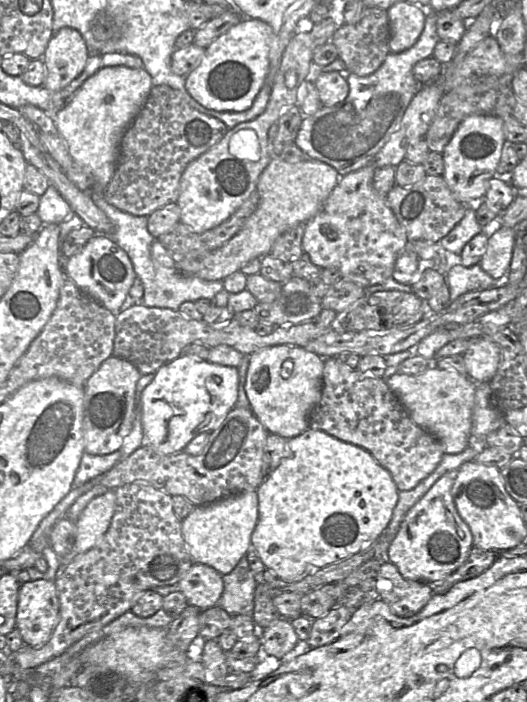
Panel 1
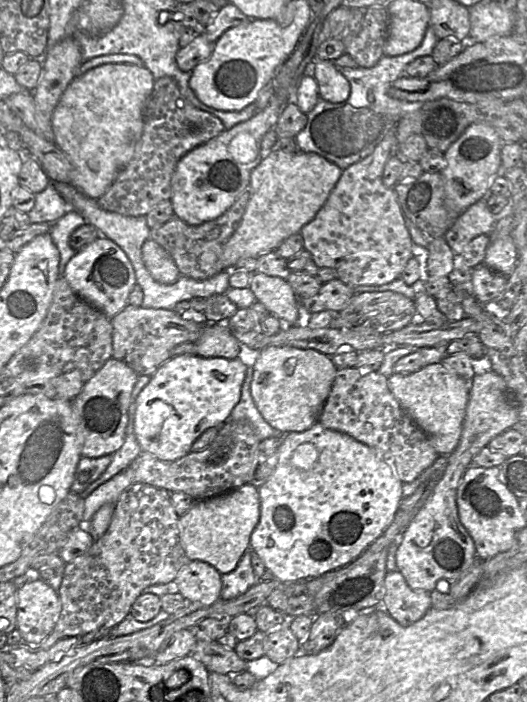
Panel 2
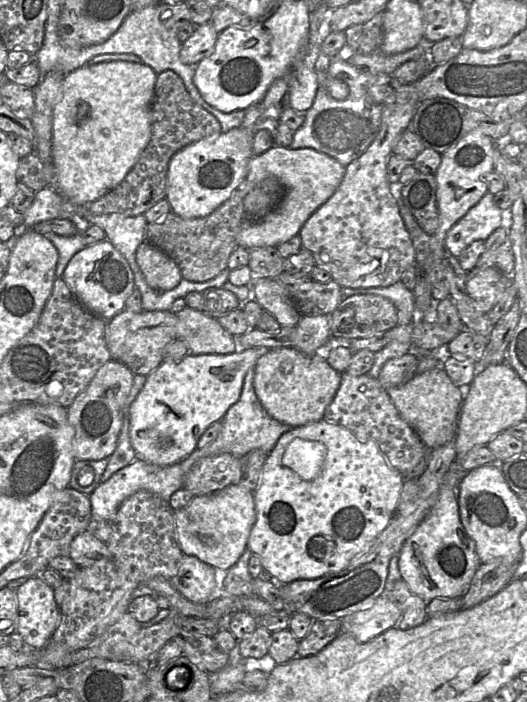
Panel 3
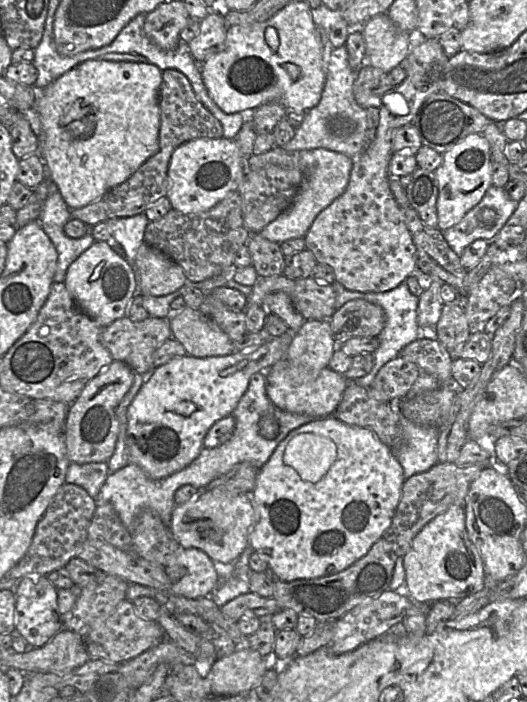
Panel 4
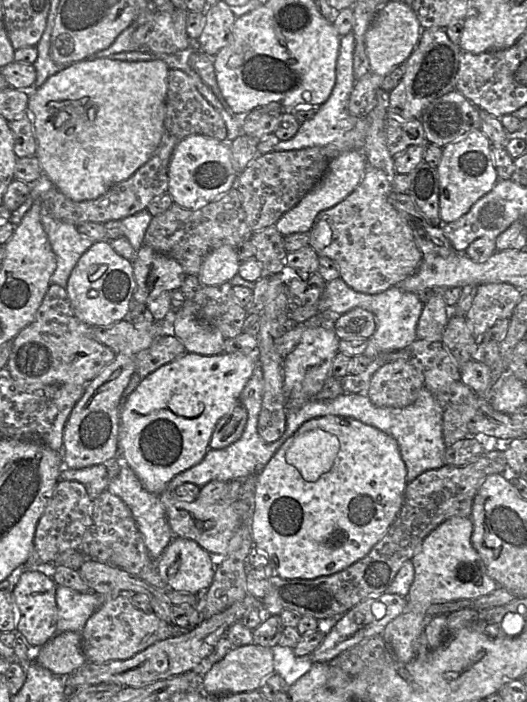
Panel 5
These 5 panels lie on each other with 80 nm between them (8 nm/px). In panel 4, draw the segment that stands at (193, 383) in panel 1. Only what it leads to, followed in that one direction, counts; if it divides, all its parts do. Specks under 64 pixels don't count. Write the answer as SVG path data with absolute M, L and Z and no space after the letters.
M287 331L279 337L269 339L265 344L259 346L258 348L235 352L231 355L197 358L186 354L184 356L174 358L169 362L153 369L148 375L143 375L145 376L145 381L129 405L127 411L126 442L129 451L130 463L138 465L151 479L155 480L168 477L191 464L199 456L203 448L205 436L207 435L210 428L214 425L214 423L232 414L239 400L246 392L252 375L257 372L264 372L265 370L275 365L282 358L284 358L293 340L293 336L294 332Z

